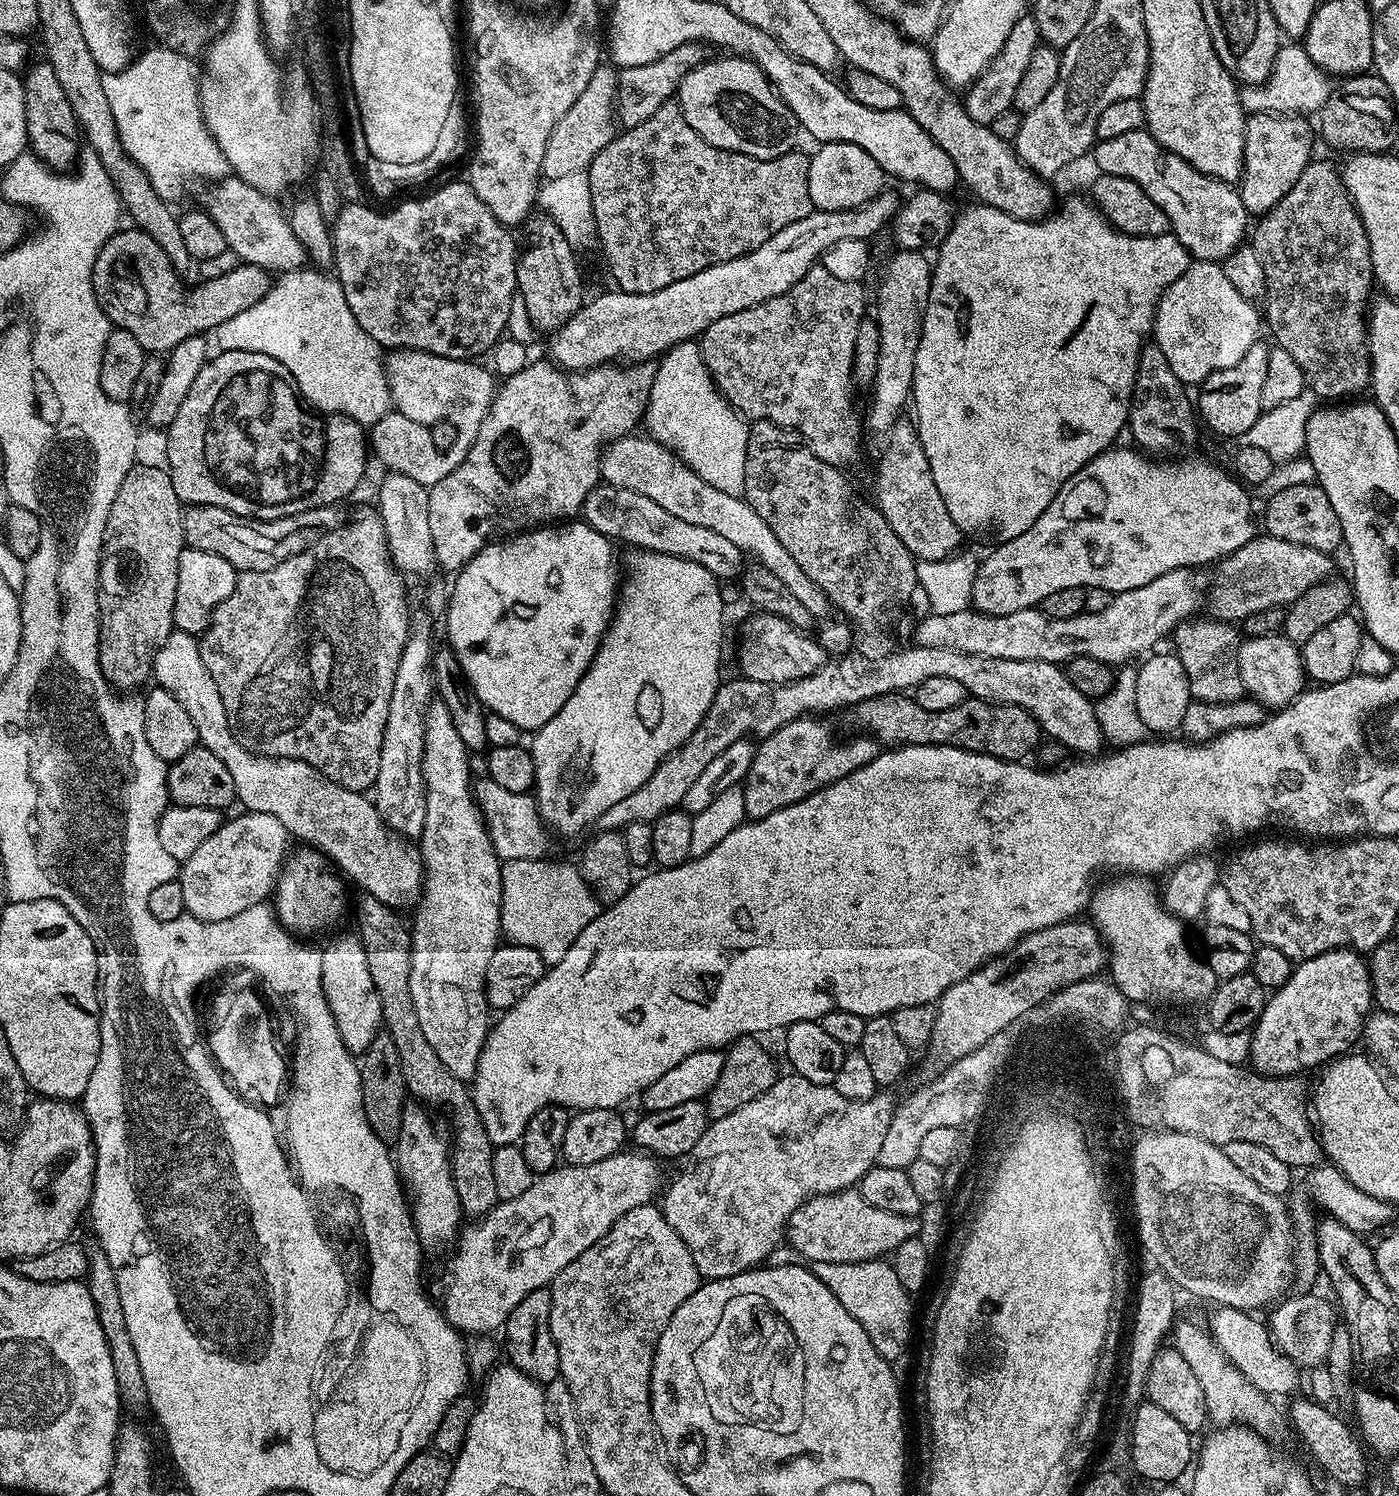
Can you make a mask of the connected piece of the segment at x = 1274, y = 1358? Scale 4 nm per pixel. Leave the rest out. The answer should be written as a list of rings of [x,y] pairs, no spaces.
[[[1216,1306],[1212,1312],[1212,1336],[1216,1339],[1215,1347],[1224,1352],[1226,1358],[1238,1368],[1258,1388],[1271,1398],[1291,1397],[1300,1384],[1301,1369],[1289,1360],[1272,1342],[1269,1329],[1260,1320],[1255,1320],[1253,1313],[1239,1308]]]

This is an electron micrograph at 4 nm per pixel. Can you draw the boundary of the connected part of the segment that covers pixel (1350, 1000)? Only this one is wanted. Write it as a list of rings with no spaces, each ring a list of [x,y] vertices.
[[[1337,948],[1335,952],[1324,952],[1320,956],[1315,956],[1309,960],[1297,963],[1292,969],[1292,976],[1285,982],[1281,988],[1275,989],[1267,997],[1264,1009],[1260,1015],[1260,1019],[1256,1021],[1251,1029],[1250,1037],[1252,1036],[1252,1064],[1251,1067],[1255,1071],[1269,1078],[1292,1078],[1303,1068],[1312,1068],[1315,1064],[1323,1065],[1325,1062],[1331,1061],[1333,1058],[1339,1057],[1341,1054],[1347,1053],[1348,1048],[1352,1044],[1352,1040],[1359,1041],[1362,1036],[1362,1025],[1368,1019],[1373,1011],[1374,1001],[1372,998],[1372,976],[1368,973],[1368,966],[1365,957],[1361,953],[1352,951],[1351,948]]]

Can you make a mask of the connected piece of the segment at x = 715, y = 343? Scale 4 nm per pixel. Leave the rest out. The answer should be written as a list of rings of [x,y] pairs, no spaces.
[[[813,266],[788,292],[778,294],[774,298],[750,306],[746,310],[738,310],[738,314],[726,314],[726,318],[718,318],[718,322],[714,322],[708,327],[698,340],[700,353],[704,356],[704,364],[707,365],[708,371],[712,373],[712,378],[716,381],[720,391],[728,397],[728,403],[737,412],[753,421],[768,420],[772,424],[777,424],[780,428],[799,432],[808,447],[815,452],[818,458],[822,458],[822,462],[833,464],[835,468],[839,469],[845,467],[844,460],[855,458],[856,447],[860,444],[860,422],[862,426],[862,420],[861,417],[860,420],[856,417],[856,404],[852,401],[852,392],[854,393],[852,363],[855,358],[855,336],[858,334],[860,321],[866,316],[866,311],[864,311],[864,286],[861,281],[846,281],[836,278],[823,266]]]

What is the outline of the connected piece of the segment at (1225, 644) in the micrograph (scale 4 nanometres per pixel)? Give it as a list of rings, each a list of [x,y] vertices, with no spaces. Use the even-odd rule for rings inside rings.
[[[1215,618],[1208,620],[1189,619],[1177,626],[1175,655],[1179,656],[1186,670],[1188,685],[1193,701],[1201,700],[1207,704],[1229,704],[1245,695],[1242,674],[1238,670],[1238,654],[1242,636],[1231,623]]]

